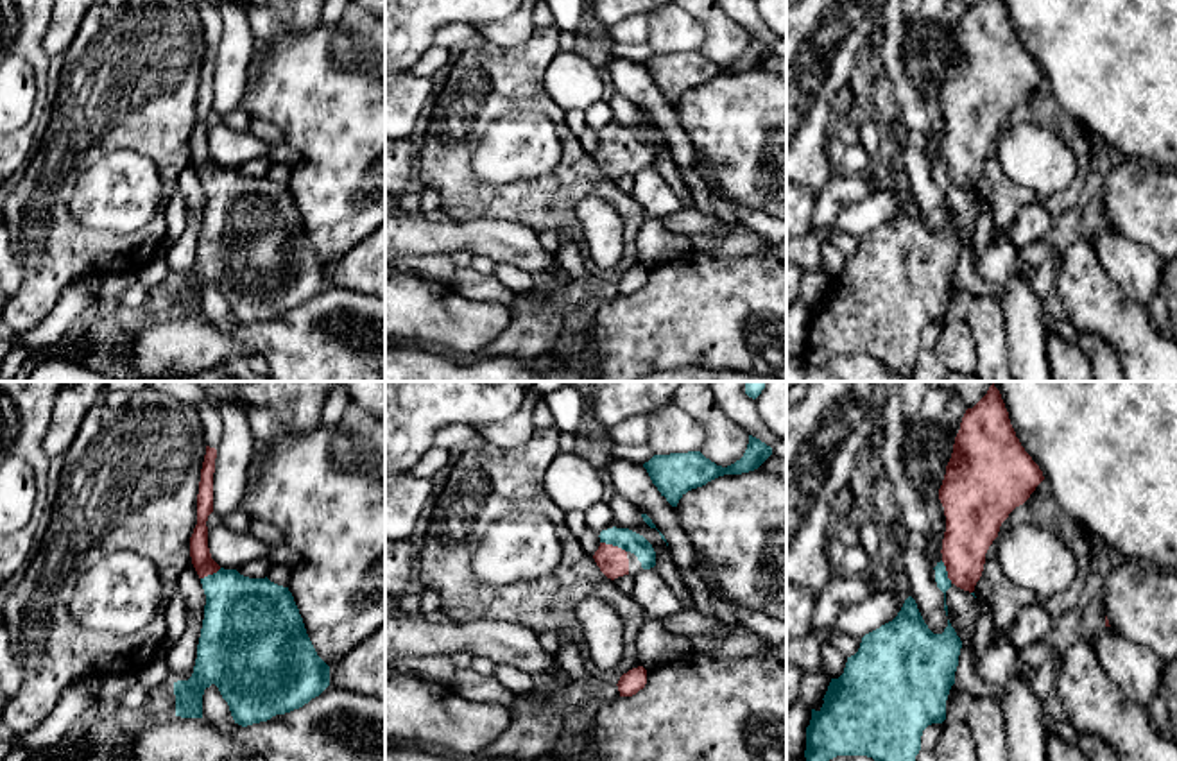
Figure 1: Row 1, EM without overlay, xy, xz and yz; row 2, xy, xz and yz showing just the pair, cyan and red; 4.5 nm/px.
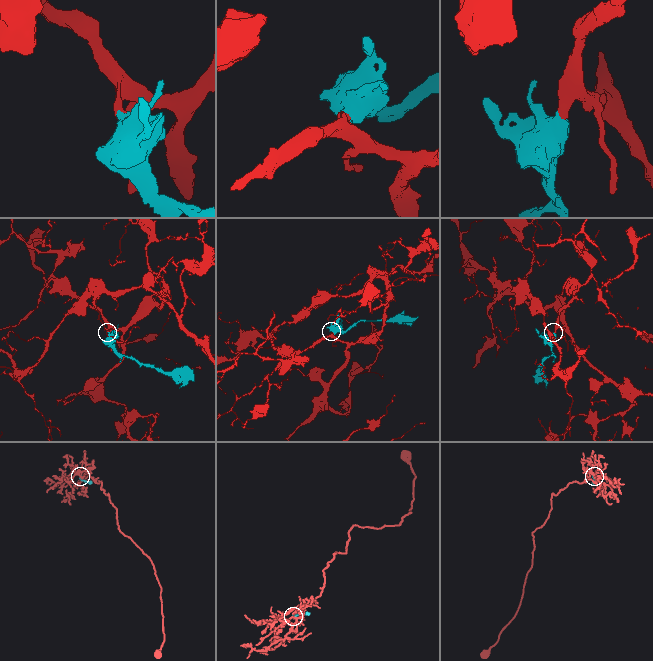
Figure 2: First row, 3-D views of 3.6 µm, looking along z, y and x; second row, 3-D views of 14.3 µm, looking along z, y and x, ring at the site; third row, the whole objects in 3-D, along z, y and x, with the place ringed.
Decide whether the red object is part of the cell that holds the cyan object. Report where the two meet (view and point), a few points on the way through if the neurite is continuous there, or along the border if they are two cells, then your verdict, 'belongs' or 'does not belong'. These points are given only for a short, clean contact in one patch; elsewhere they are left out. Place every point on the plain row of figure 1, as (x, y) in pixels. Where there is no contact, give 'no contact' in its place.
contact xz (613, 144); way xz (622, 136), (613, 144), (613, 162); belongs

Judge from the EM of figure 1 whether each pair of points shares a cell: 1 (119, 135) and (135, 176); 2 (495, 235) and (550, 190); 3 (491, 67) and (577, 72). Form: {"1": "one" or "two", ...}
{"1": "two", "2": "two", "3": "two"}

